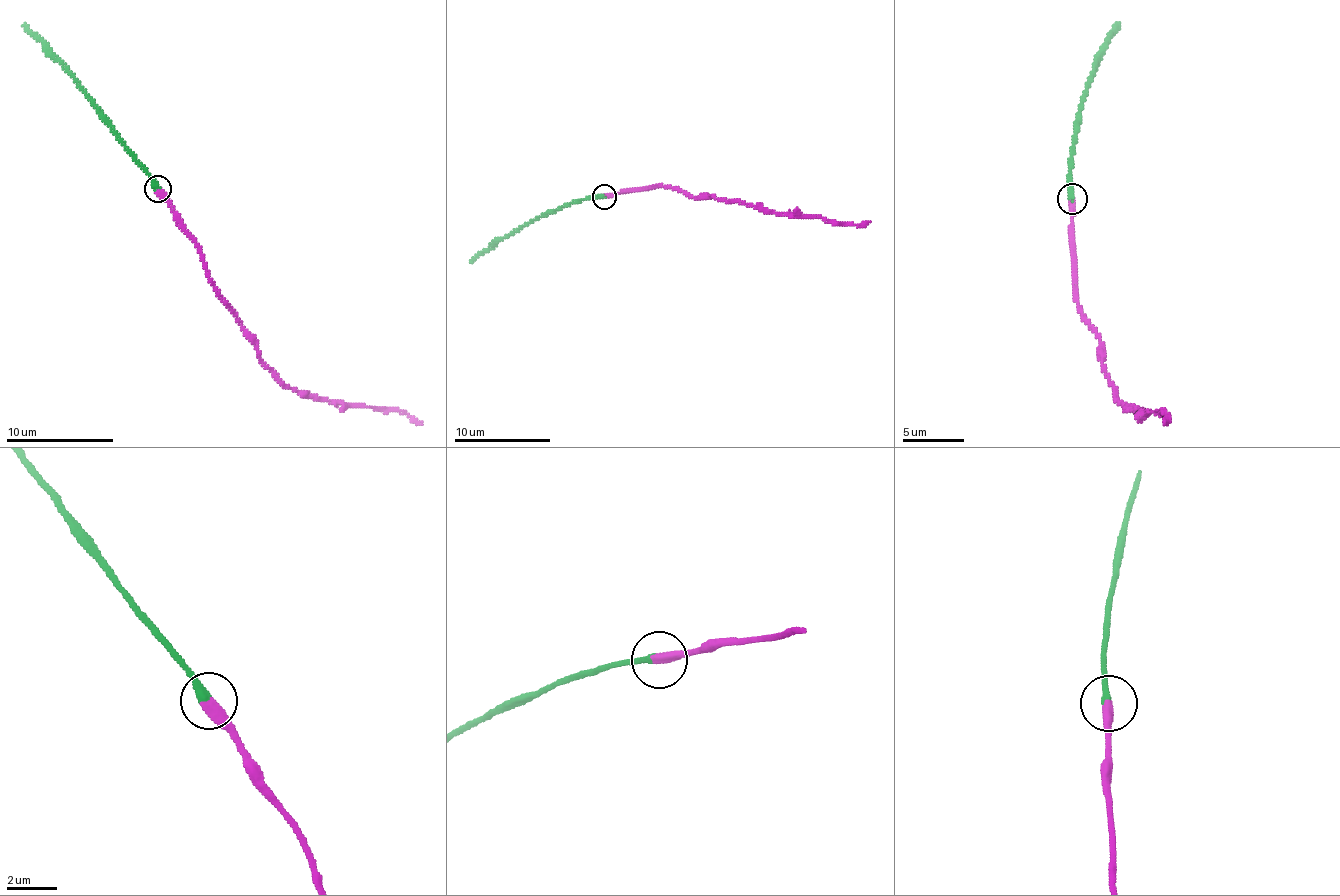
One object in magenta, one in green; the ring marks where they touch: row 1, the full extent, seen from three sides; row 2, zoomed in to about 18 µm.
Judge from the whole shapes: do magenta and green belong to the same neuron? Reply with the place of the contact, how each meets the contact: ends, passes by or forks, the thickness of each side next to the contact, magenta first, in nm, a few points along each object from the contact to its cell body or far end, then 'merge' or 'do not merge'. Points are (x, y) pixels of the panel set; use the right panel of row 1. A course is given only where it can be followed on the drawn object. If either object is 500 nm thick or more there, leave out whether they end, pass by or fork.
place (1072, 199); magenta ends; green ends; calibres 480 and 320 nm; course magenta (1073, 198), (1077, 306), (1099, 340), (1102, 371), (1121, 401), (1142, 411), (1162, 411), (1164, 423); course green (1073, 198), (1069, 161), (1079, 105), (1101, 47), (1119, 23); merge

